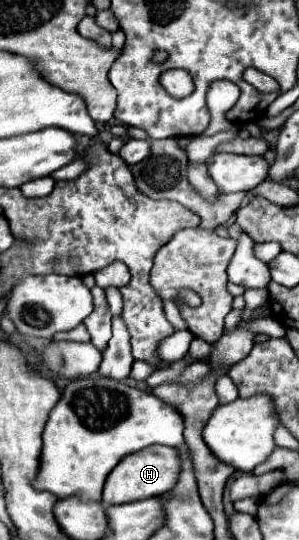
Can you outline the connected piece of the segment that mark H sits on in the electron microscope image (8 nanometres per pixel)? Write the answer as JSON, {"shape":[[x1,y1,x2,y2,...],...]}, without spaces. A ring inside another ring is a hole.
{"shape":[[170,446,144,448,136,454,130,454,128,458,124,458,124,462,120,462,120,466,116,466,110,472,110,476,104,484,102,500,106,504,128,504,128,502,136,502,136,500,166,494,168,490,172,490,176,486,176,480,178,480,180,472,182,472,180,450,170,448]]}

